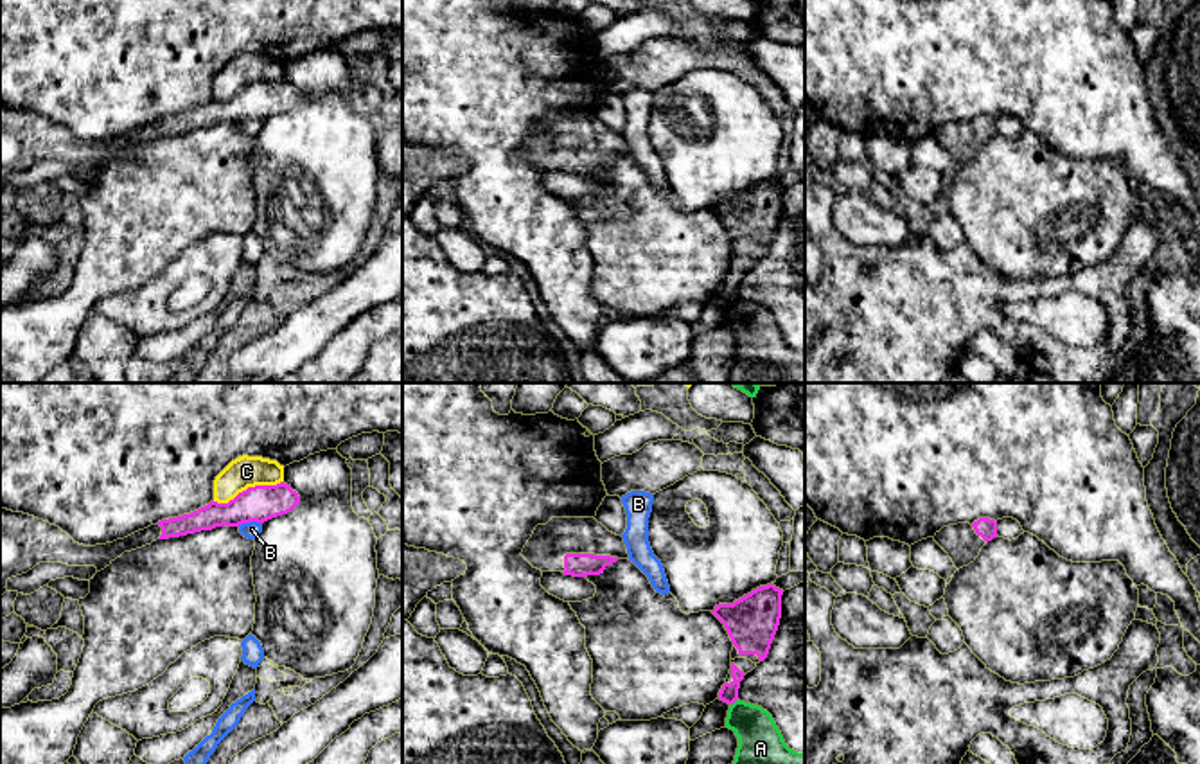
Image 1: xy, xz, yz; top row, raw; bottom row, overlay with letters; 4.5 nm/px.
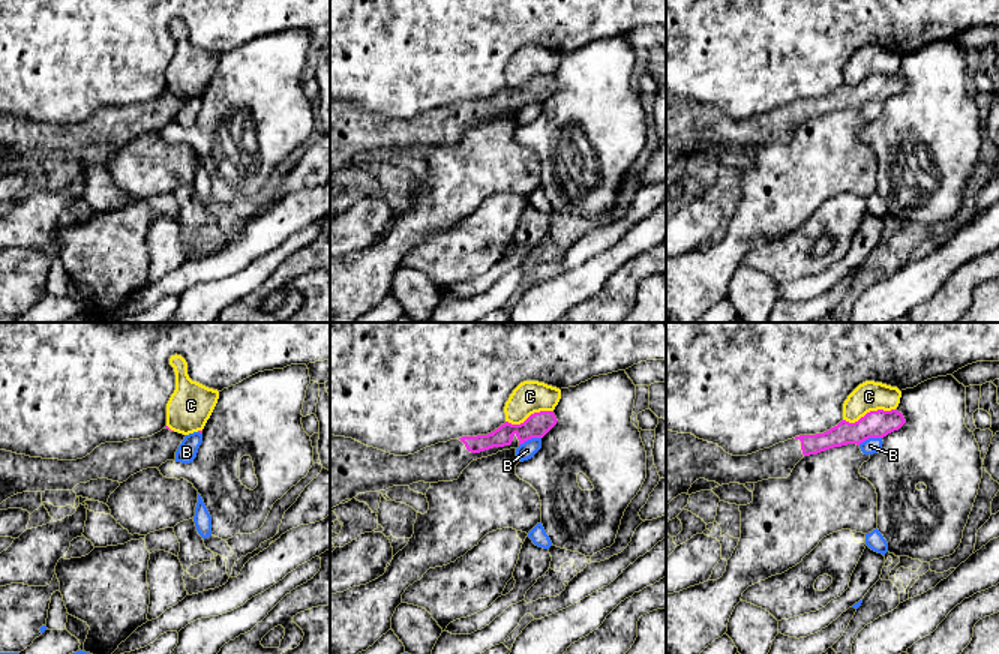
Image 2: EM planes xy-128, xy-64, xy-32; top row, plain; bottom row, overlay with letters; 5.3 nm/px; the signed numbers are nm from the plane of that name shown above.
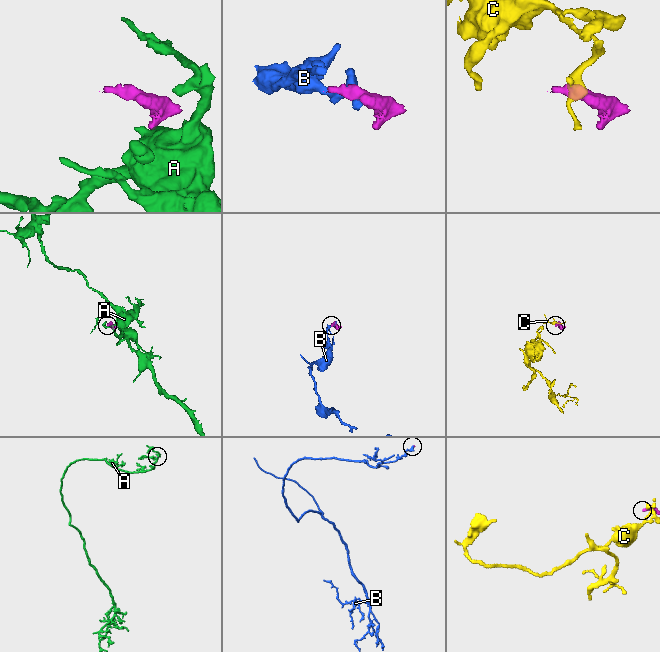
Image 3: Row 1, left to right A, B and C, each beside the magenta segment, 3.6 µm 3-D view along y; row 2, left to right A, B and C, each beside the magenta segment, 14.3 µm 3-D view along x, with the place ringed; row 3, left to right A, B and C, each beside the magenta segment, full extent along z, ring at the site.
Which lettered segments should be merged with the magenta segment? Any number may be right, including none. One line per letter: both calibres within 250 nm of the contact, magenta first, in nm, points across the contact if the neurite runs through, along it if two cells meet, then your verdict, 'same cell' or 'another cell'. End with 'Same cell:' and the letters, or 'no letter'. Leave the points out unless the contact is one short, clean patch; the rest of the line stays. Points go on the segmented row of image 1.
A: calibres 80 and 200 nm; border xz (737, 698), (730, 705); another cell
B: calibres 160 and 70 nm; border xy (261, 522), (243, 522), (238, 525); another cell
C: calibres 160 and 140 nm; border xy (282, 480), (248, 486), (227, 502), (212, 500); another cell
Same cell: no letter

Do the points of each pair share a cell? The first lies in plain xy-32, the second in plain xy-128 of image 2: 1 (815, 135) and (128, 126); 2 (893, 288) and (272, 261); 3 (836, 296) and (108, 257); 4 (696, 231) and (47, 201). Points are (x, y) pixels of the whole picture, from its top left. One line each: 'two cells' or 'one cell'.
1: two cells
2: one cell
3: two cells
4: one cell

